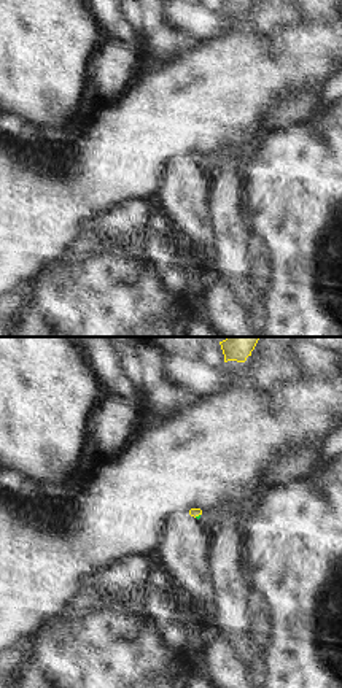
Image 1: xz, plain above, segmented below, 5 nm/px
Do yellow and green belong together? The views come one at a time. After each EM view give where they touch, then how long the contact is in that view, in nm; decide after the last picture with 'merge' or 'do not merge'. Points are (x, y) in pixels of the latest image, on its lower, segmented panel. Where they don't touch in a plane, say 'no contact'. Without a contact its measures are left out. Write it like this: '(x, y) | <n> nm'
(196, 515) | 40 nm

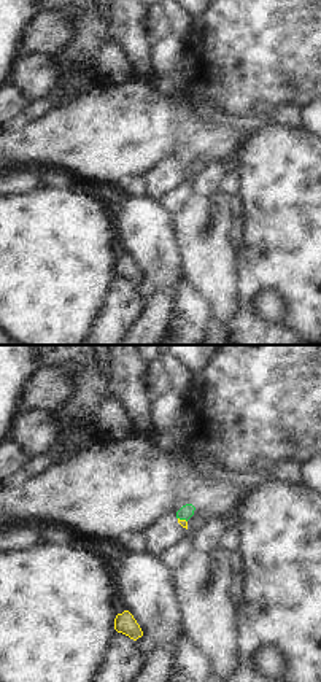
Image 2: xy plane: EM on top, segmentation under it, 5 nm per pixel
(183, 520) | 50 nm

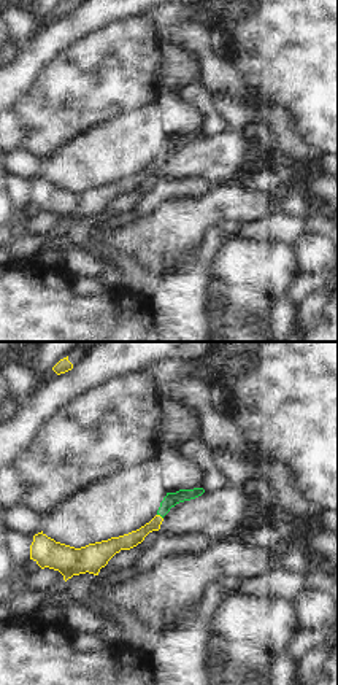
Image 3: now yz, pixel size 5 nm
(161, 517) | 40 nm

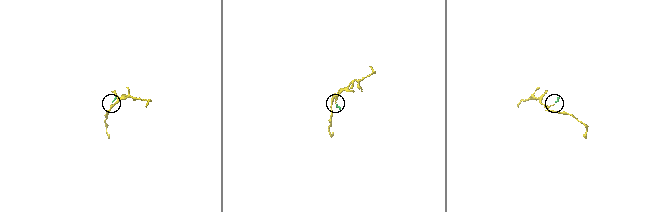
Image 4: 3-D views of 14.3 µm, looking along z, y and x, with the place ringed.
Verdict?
merge

